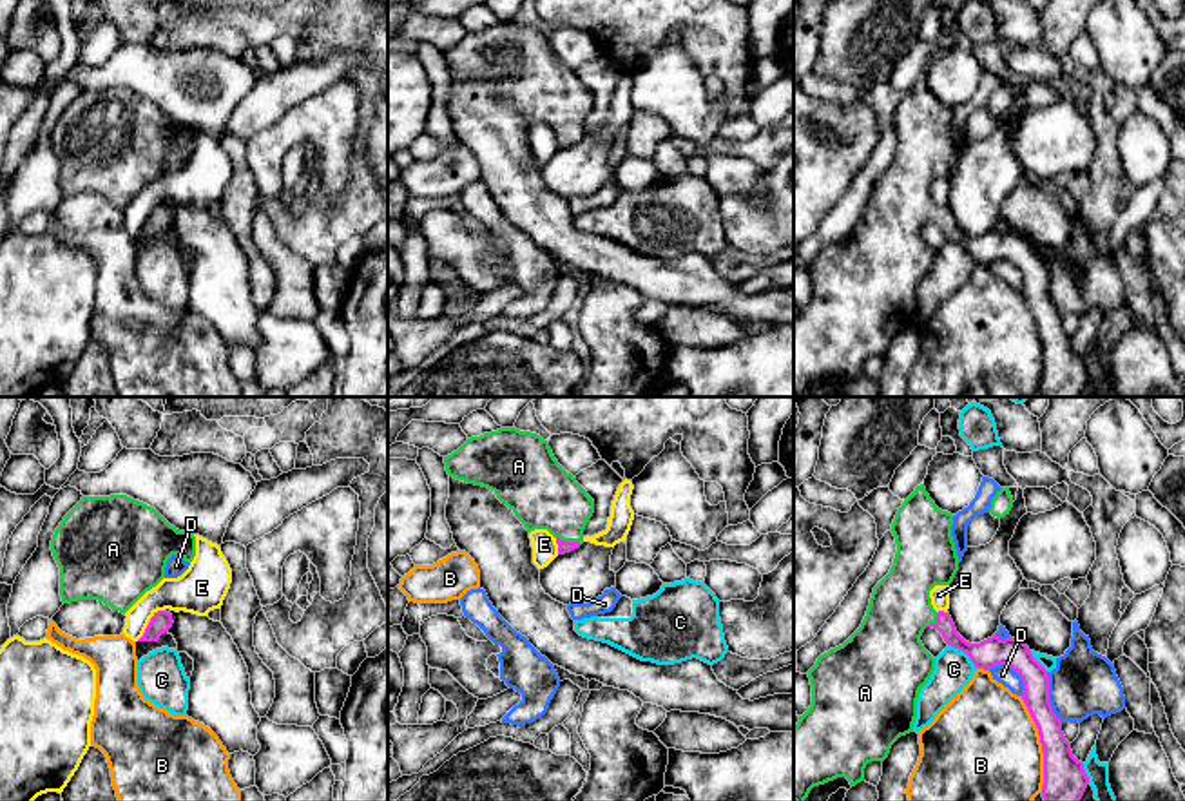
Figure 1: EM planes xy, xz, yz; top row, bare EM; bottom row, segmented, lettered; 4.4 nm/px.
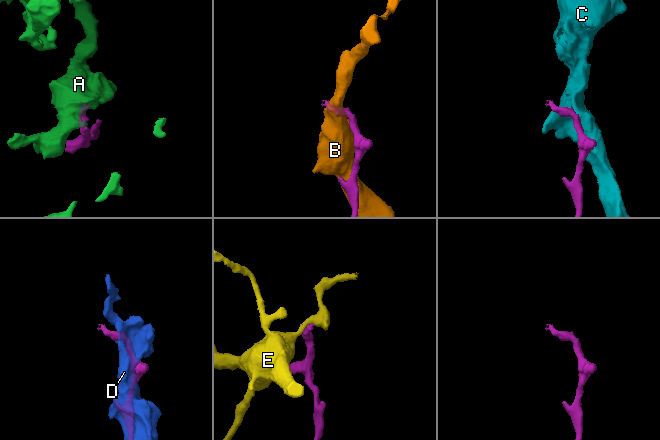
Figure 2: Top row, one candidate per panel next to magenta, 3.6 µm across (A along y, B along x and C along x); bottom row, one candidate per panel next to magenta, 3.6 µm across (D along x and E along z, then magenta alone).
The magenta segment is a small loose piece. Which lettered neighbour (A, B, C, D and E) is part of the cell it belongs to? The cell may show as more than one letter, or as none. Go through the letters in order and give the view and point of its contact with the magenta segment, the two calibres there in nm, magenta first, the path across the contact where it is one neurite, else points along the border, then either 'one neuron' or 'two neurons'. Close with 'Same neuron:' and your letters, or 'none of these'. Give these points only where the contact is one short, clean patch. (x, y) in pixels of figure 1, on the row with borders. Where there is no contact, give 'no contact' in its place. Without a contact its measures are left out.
A: xz (569, 542) | 50/300 nm | across xz (564, 548), (569, 542), (566, 519), (542, 495) | one neuron
B: yz (1040, 742) | 190/480 nm | two neurons
C: yz (964, 651) | 140/170 nm | two neurons
D: yz (1011, 667) | 140/80 nm | two neurons
E: xy (149, 624) | 90/190 nm | along xy (163, 609), (151, 618), (136, 640) | two neurons
Same neuron: A

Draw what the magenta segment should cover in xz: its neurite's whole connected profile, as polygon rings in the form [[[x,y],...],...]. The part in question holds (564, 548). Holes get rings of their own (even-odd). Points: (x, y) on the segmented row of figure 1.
[[[500,428],[467,439],[457,451],[444,457],[446,471],[457,480],[491,489],[531,533],[547,529],[558,544],[558,555],[583,544],[583,529],[594,513],[594,500],[554,458],[549,442],[531,431]]]

